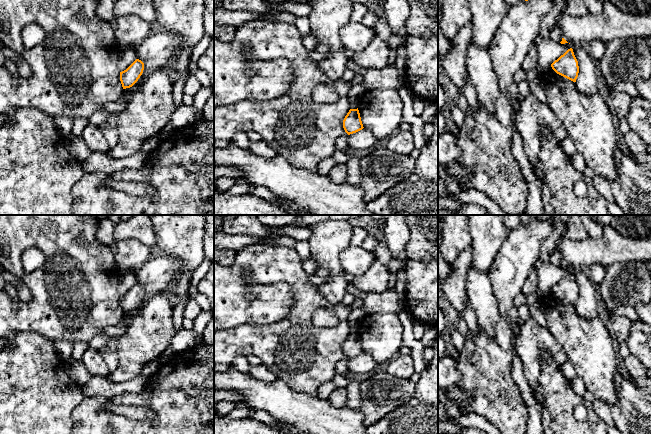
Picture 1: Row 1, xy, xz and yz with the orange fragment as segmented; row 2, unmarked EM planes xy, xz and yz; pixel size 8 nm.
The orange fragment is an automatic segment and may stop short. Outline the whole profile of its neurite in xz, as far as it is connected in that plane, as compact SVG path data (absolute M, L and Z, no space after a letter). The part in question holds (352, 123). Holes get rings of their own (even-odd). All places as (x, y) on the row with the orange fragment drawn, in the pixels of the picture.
M358 108L349 110L343 120L343 128L348 135L356 133L364 128Z

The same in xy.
M136 59L126 70L120 72L123 89L132 87L140 78L144 70L144 63Z

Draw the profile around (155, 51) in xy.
M161 31L148 36L136 46L137 59L144 63L144 70L138 81L130 88L123 89L122 95L128 104L134 92L142 85L143 80L155 69L166 66L176 55L179 48L186 43L178 33Z

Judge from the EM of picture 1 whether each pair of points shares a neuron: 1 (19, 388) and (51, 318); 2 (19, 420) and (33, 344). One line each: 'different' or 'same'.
1: different
2: same

